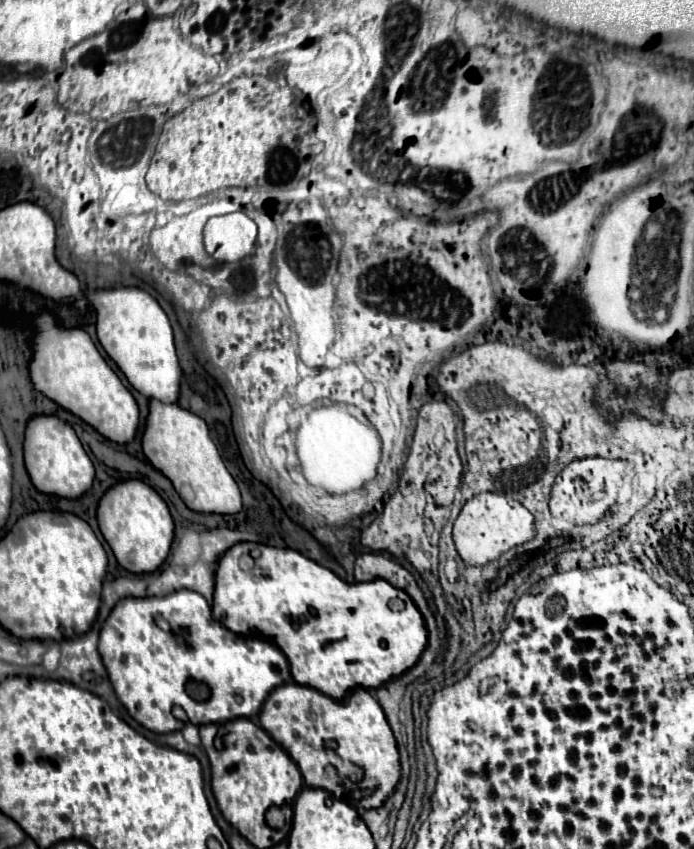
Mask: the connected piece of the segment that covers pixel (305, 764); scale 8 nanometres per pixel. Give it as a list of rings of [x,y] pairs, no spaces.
[[[295,682],[279,684],[279,688],[275,688],[275,692],[271,692],[271,696],[267,696],[267,700],[263,702],[263,708],[259,710],[259,724],[277,744],[281,744],[281,748],[291,756],[291,760],[295,760],[307,786],[325,788],[331,792],[333,790],[331,780],[325,776],[325,766],[329,766],[329,764],[335,766],[339,770],[339,774],[347,776],[347,778],[351,778],[351,774],[355,774],[357,768],[363,770],[361,778],[355,780],[355,784],[349,784],[347,790],[371,788],[371,804],[367,804],[367,808],[381,806],[381,802],[389,794],[393,794],[393,790],[397,786],[397,780],[399,780],[397,742],[393,738],[393,732],[389,728],[389,722],[381,710],[379,702],[365,688],[355,688],[343,700],[333,700],[315,688],[307,688],[307,686],[301,686]]]

